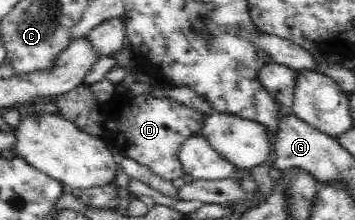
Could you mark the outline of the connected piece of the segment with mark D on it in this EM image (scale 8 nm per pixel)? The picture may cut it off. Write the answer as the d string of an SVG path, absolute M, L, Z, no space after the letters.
M82 83L62 95L52 96L50 103L57 107L58 116L75 123L76 128L104 141L109 147L116 147L119 159L132 159L166 181L183 177L180 146L190 137L201 135L206 113L168 96L156 97L149 92L138 96L111 94L110 101L98 101L89 85Z

